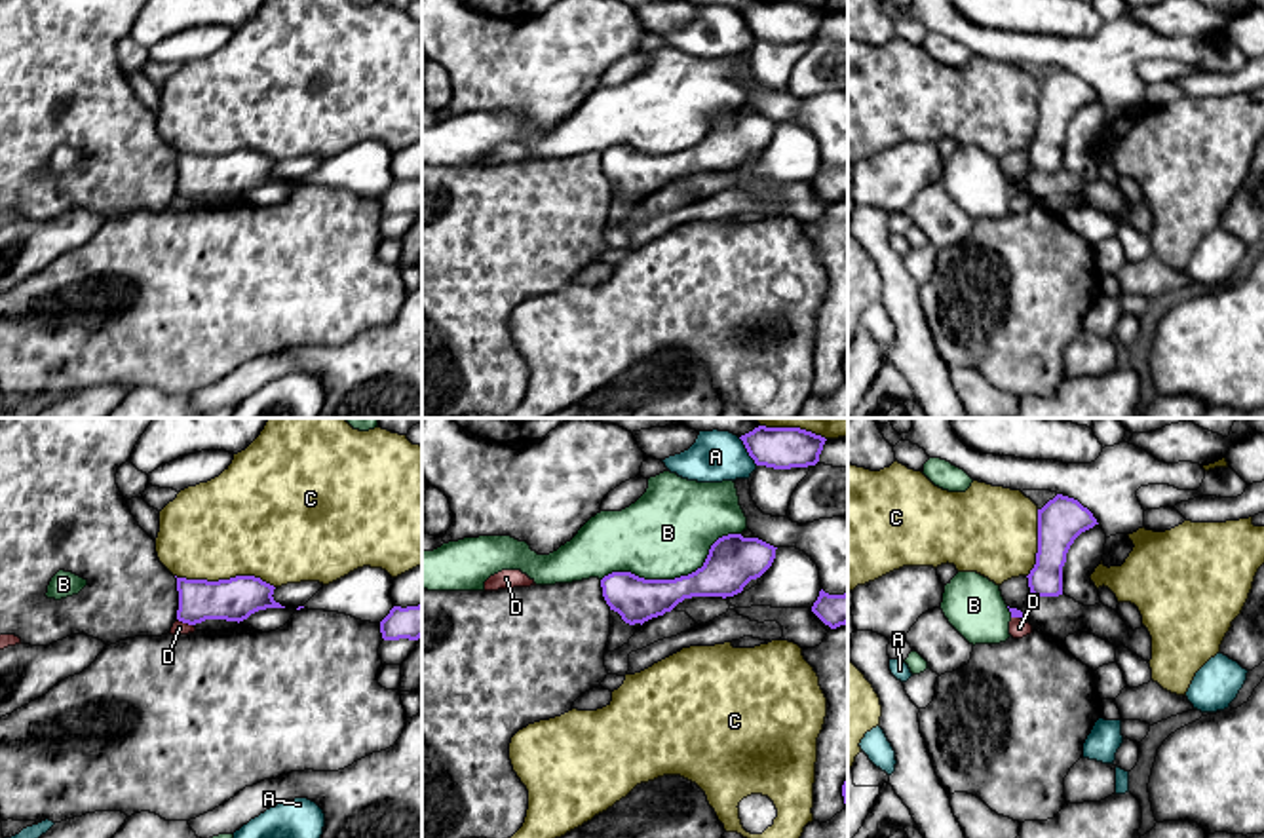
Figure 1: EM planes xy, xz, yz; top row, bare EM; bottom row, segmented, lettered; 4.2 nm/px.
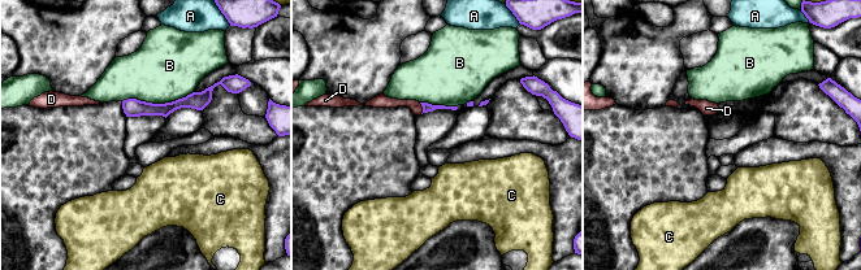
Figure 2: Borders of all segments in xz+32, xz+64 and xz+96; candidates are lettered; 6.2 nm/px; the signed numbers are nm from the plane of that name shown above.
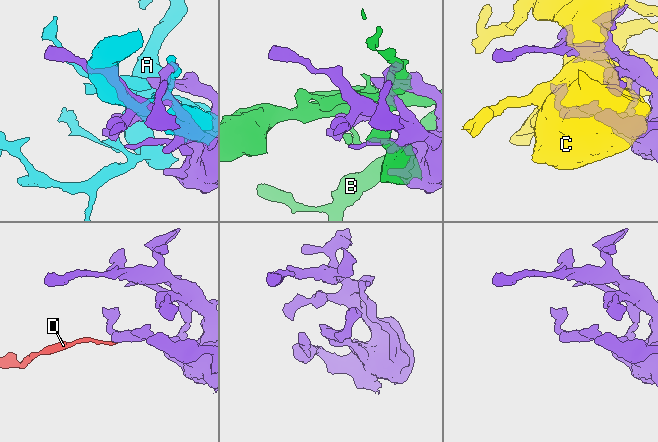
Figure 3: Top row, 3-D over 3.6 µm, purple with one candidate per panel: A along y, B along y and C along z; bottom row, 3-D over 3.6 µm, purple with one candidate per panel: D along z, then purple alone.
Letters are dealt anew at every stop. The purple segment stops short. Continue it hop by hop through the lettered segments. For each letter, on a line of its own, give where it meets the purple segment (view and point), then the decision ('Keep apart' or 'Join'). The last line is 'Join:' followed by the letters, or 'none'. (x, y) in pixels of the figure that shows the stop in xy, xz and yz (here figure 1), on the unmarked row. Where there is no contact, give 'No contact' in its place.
A: Touches purple at xz (747, 25). Keep apart
B: Touches purple at xz (675, 152). Keep apart
C: Touches purple at xy (225, 154). Keep apart
D: Touches purple at xy (185, 196). Keep apart
Join: none

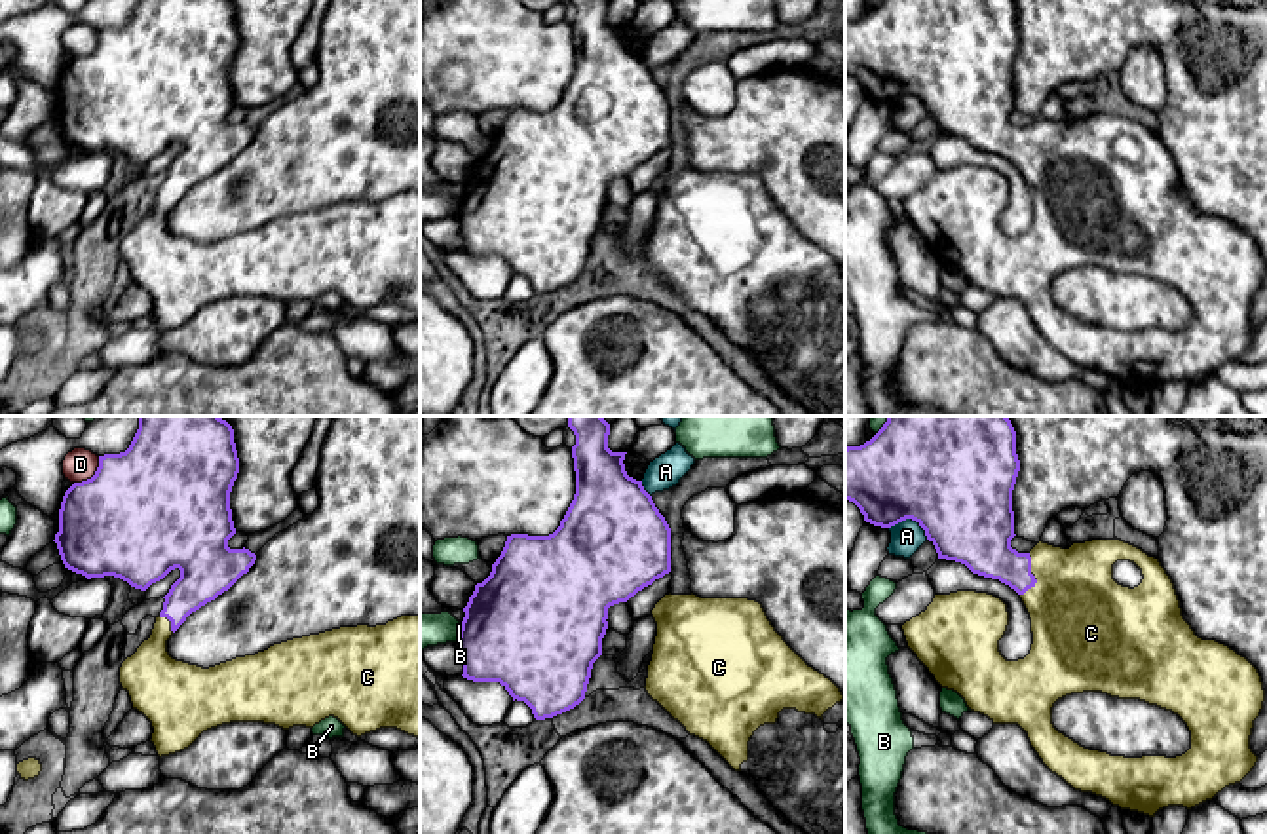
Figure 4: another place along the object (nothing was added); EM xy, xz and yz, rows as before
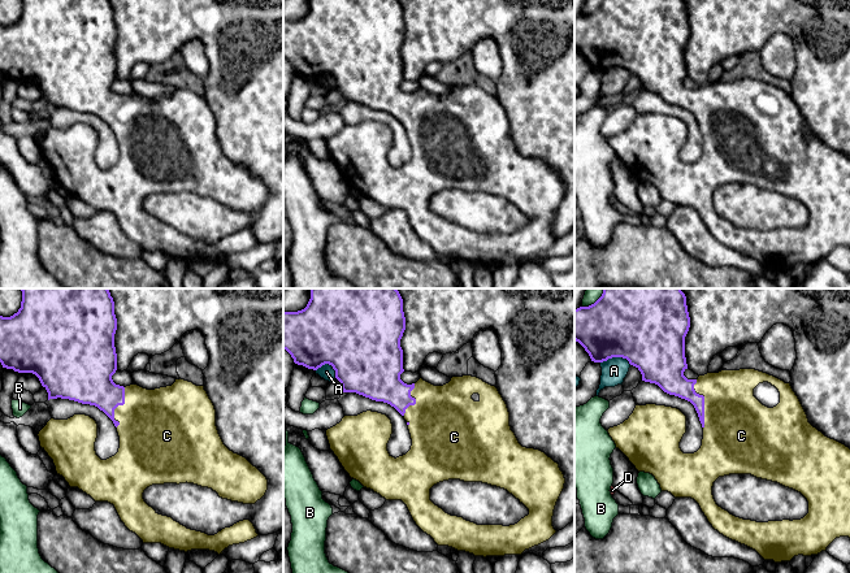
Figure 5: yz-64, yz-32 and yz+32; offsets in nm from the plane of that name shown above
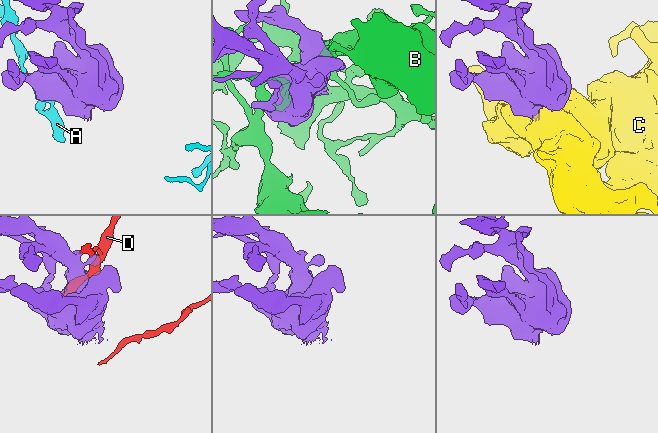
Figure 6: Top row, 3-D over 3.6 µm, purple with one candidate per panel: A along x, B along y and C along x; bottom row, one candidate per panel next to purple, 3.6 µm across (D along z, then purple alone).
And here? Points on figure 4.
A: Touches purple at yz (910, 92). Keep apart
B: Touches purple at xz (460, 208). Keep apart
C: Touches purple at yz (1034, 151). Join
D: Touches purple at xy (94, 50). Keep apart
Join: C

